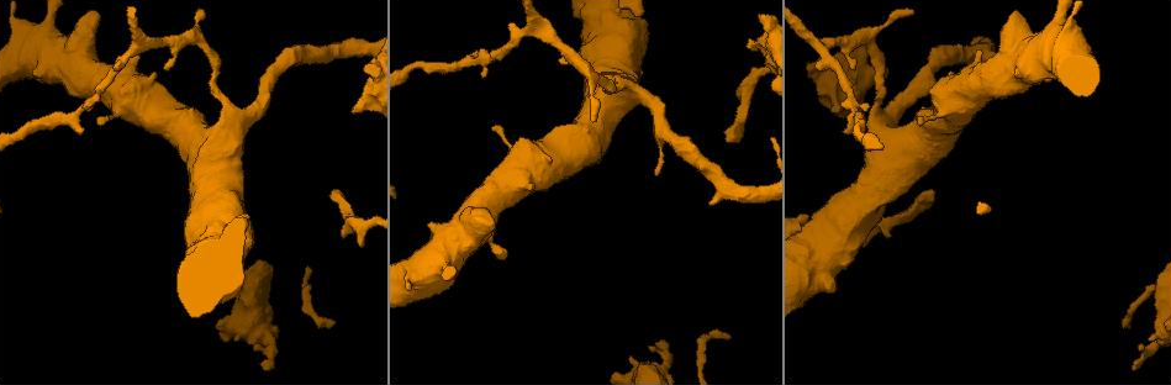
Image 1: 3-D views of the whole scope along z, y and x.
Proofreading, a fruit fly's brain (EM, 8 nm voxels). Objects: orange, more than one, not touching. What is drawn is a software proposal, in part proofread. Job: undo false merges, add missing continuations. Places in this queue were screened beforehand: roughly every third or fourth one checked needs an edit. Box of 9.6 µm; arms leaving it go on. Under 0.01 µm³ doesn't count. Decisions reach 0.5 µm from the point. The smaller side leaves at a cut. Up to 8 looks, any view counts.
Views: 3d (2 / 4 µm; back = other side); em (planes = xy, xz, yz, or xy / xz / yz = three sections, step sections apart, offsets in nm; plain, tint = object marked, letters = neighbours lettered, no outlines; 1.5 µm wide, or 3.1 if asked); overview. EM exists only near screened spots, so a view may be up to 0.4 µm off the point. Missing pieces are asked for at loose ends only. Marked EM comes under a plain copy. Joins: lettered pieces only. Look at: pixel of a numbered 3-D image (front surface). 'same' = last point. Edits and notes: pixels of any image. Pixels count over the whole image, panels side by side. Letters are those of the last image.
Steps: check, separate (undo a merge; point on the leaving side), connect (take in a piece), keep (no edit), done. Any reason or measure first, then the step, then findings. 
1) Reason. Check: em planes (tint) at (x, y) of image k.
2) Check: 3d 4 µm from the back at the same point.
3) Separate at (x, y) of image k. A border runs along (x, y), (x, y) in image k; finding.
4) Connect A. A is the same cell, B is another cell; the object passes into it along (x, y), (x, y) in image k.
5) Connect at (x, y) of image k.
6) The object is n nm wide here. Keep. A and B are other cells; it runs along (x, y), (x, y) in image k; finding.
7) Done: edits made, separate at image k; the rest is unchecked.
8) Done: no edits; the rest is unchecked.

Check: em yz step 8 (tint) at (493, 128) of image 1.

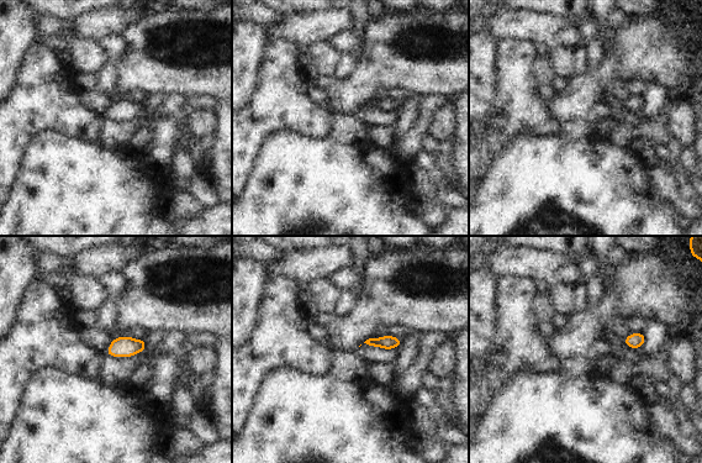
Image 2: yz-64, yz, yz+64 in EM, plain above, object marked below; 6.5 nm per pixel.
Check: em planes (letters) at the same point.

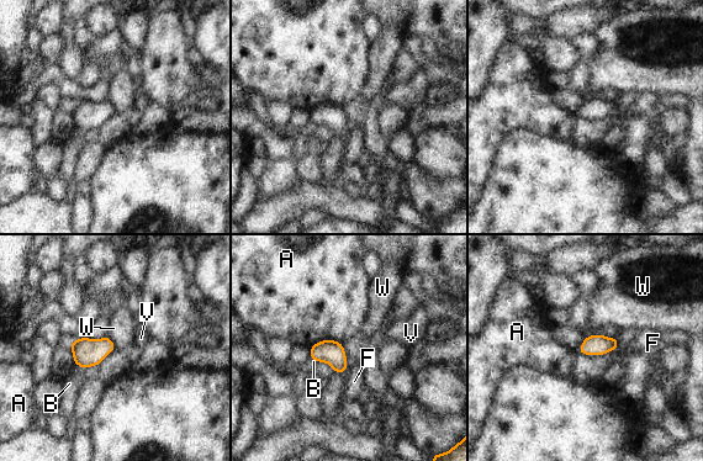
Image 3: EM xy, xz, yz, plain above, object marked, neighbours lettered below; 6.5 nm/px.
The object is 160 nm wide here. Keep. A, B, F, V and W are other cells; a border runs along (341, 342), (318, 340), (308, 349) in image 3; no lettered piece goes on from it.

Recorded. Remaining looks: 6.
An open end. Check: 3d 2 µm at (1052, 80) of image 1.

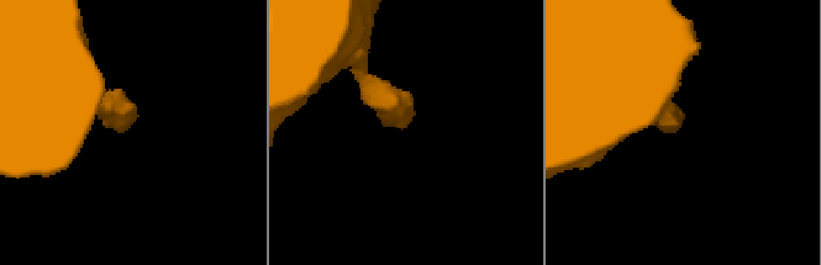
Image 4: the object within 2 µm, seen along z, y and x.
Check: em planes (letters) at (406, 125) of image 4.

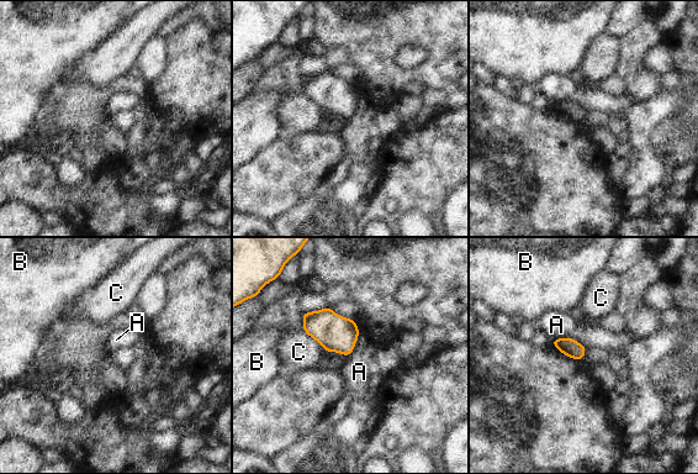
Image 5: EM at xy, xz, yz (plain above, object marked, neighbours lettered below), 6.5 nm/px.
Keep. A, B and C are other cells; a border runs along (551, 340), (570, 337), (586, 348) in image 5; no lettered piece goes on from it.

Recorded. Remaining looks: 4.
Tapers out. Check: em planes (letters) at (658, 175) of image 1.

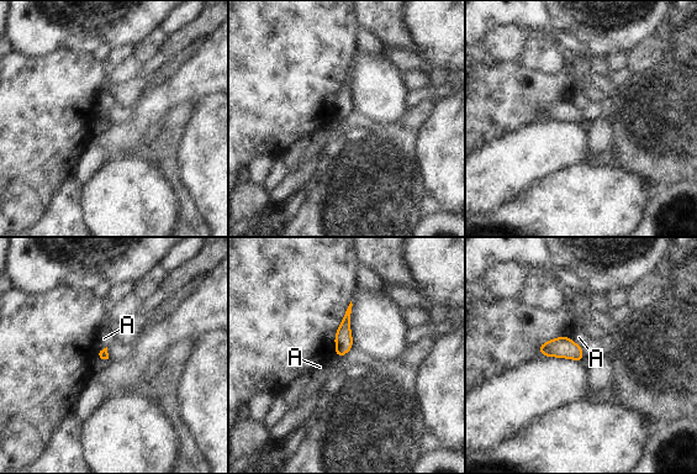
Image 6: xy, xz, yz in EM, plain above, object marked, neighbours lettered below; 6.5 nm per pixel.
Keep. A is another cell; a border runs along (570, 338), (581, 347) in image 6; none of them fits.

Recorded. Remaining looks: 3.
Done: no edits; the rest is unchecked.

